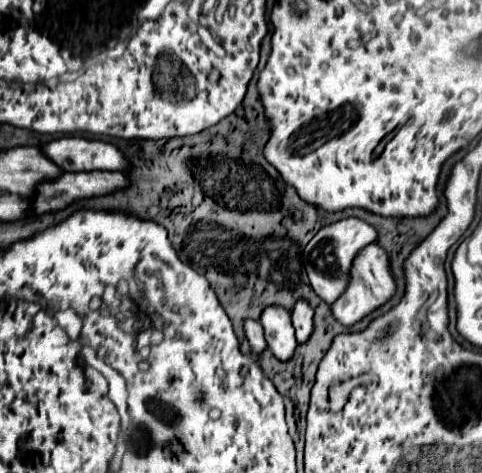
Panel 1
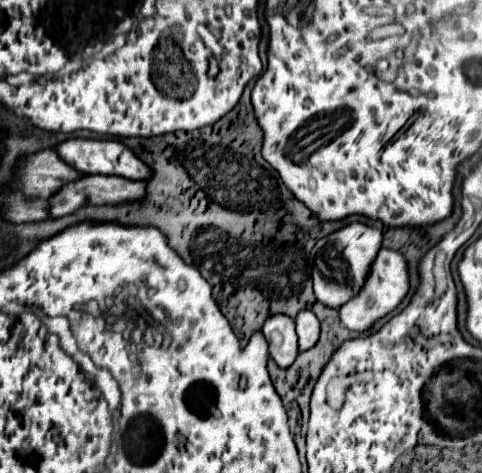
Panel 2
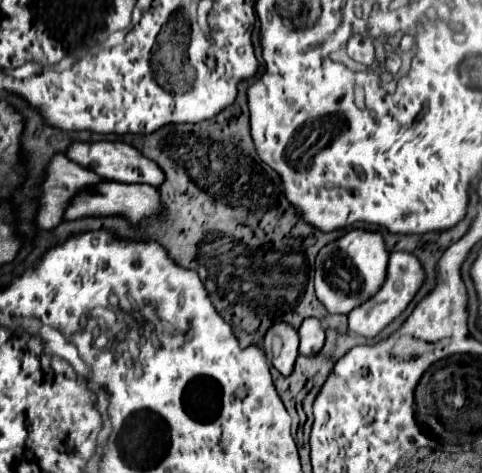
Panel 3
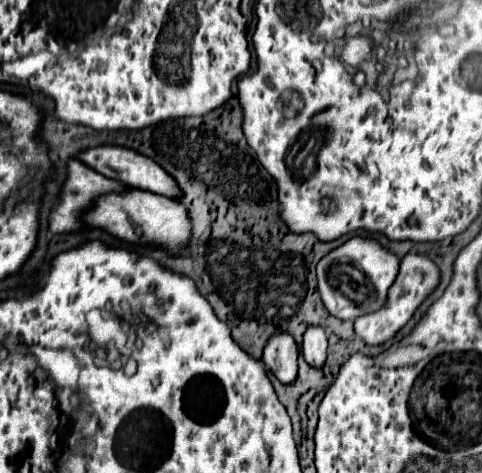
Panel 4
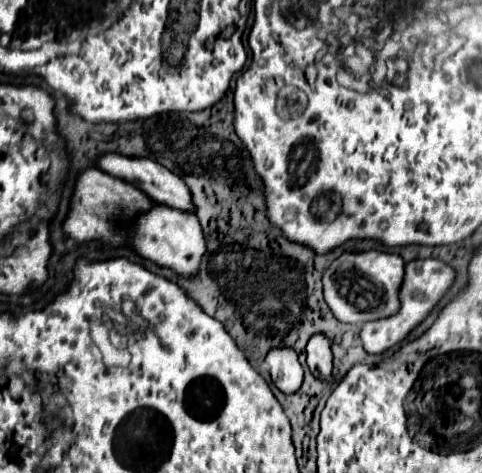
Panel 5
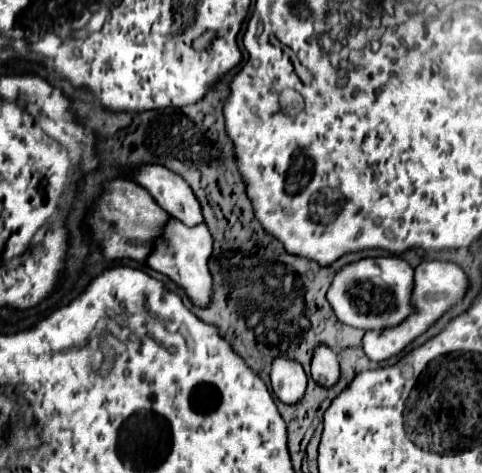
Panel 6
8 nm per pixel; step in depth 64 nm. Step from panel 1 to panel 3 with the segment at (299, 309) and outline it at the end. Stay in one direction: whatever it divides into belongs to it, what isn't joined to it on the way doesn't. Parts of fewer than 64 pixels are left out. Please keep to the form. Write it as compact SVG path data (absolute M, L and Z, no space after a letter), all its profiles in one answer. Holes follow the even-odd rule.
M316 318L304 320L298 330L298 336L300 336L300 354L304 354L304 356L316 356L316 352L320 352L320 348L324 346L324 340L326 340L324 328L322 328L320 320L316 320Z

